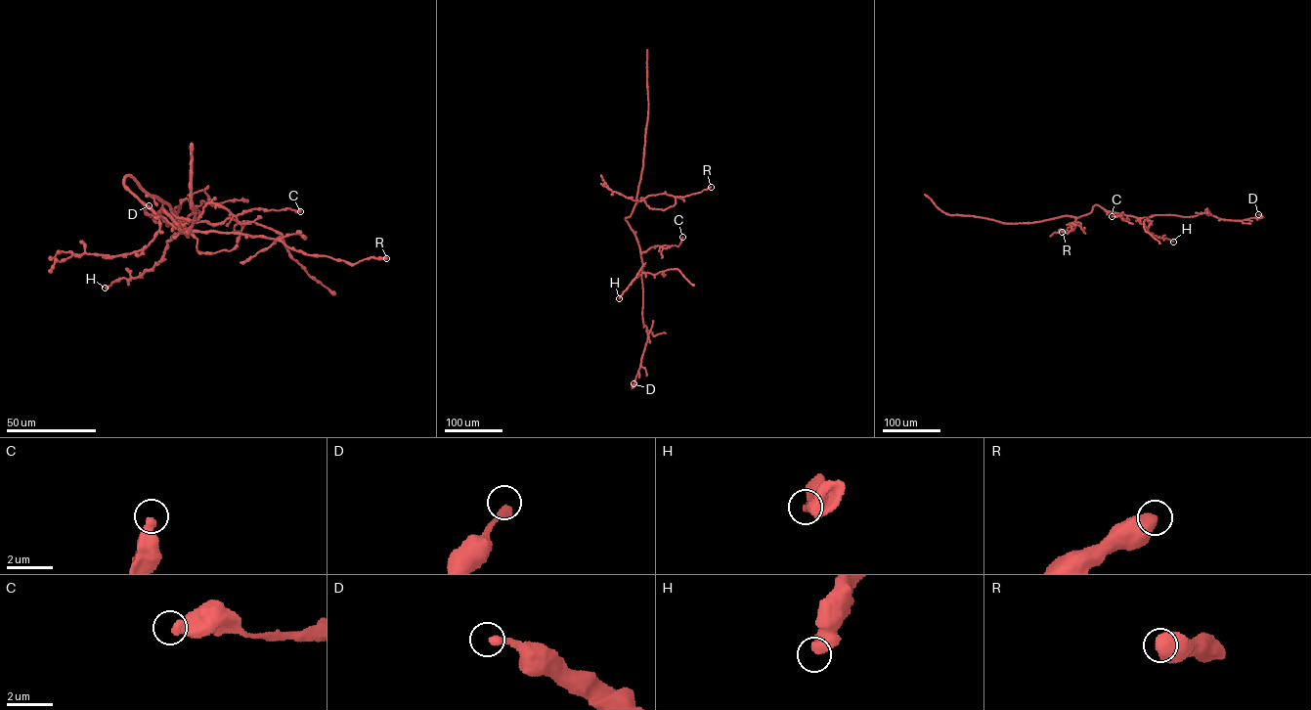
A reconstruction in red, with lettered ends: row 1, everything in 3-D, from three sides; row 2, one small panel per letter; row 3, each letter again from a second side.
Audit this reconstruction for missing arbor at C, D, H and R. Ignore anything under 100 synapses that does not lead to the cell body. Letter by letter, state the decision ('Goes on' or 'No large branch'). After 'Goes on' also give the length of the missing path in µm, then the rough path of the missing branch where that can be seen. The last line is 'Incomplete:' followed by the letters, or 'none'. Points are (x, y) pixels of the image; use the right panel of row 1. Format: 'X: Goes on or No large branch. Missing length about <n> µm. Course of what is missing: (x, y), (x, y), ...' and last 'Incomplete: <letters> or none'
C: No large branch
D: No large branch
H: No large branch
R: No large branch
Incomplete: none

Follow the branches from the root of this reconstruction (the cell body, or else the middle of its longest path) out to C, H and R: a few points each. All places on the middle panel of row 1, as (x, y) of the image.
C: (626, 219), (641, 252), (657, 245), (677, 246), (682, 237)
H: (626, 219), (635, 237), (643, 264), (619, 298)
R: (626, 219), (634, 204), (647, 196), (666, 194), (684, 197), (711, 187)

